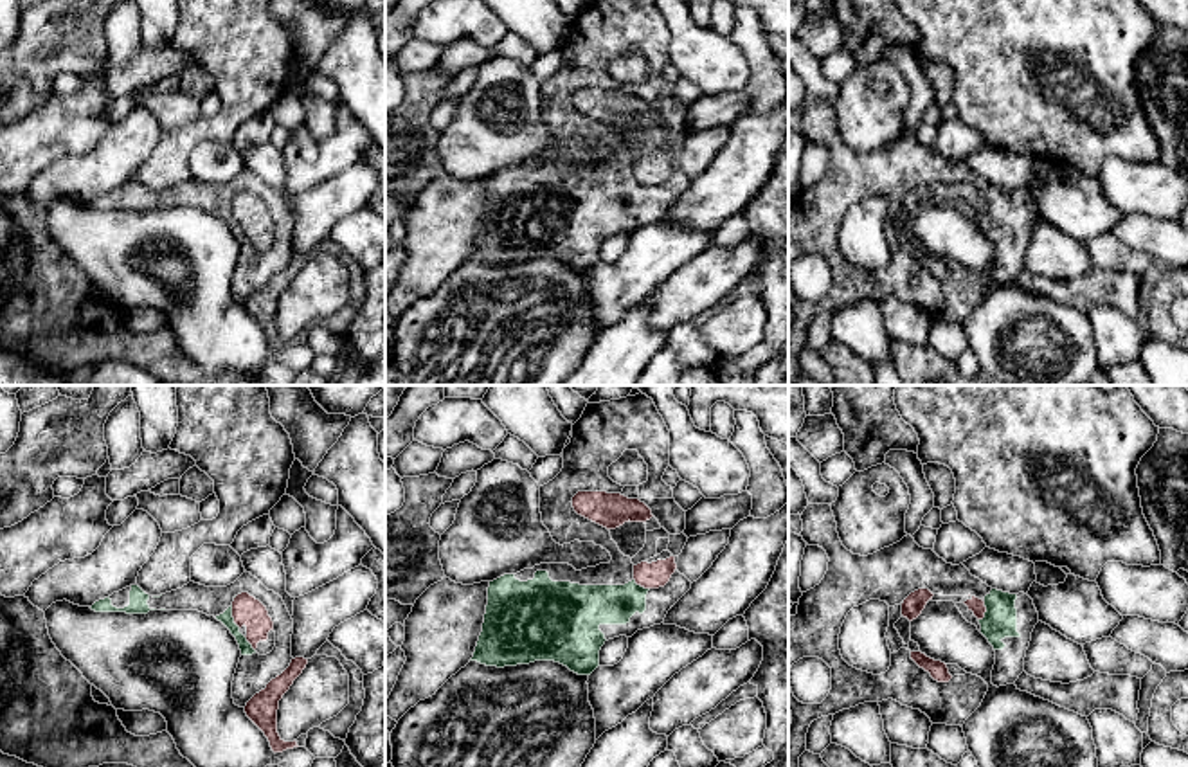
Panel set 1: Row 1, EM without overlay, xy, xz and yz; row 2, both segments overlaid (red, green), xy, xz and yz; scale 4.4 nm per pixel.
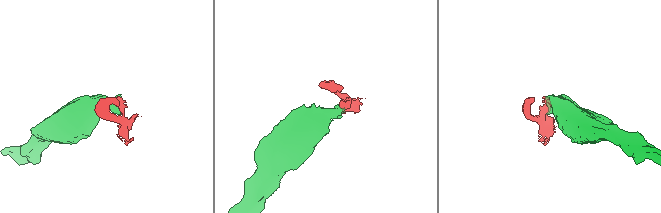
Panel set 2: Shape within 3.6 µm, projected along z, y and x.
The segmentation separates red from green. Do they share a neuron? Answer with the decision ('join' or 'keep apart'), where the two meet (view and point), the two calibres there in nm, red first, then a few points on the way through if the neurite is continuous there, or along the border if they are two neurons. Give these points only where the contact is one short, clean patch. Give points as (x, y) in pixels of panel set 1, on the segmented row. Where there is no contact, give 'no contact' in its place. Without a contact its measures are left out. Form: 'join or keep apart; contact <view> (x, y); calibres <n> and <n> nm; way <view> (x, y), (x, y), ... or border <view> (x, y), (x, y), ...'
keep apart; contact xy (233, 616); calibres 130 and 60 nm; border xy (231, 605), (231, 616), (240, 627)

